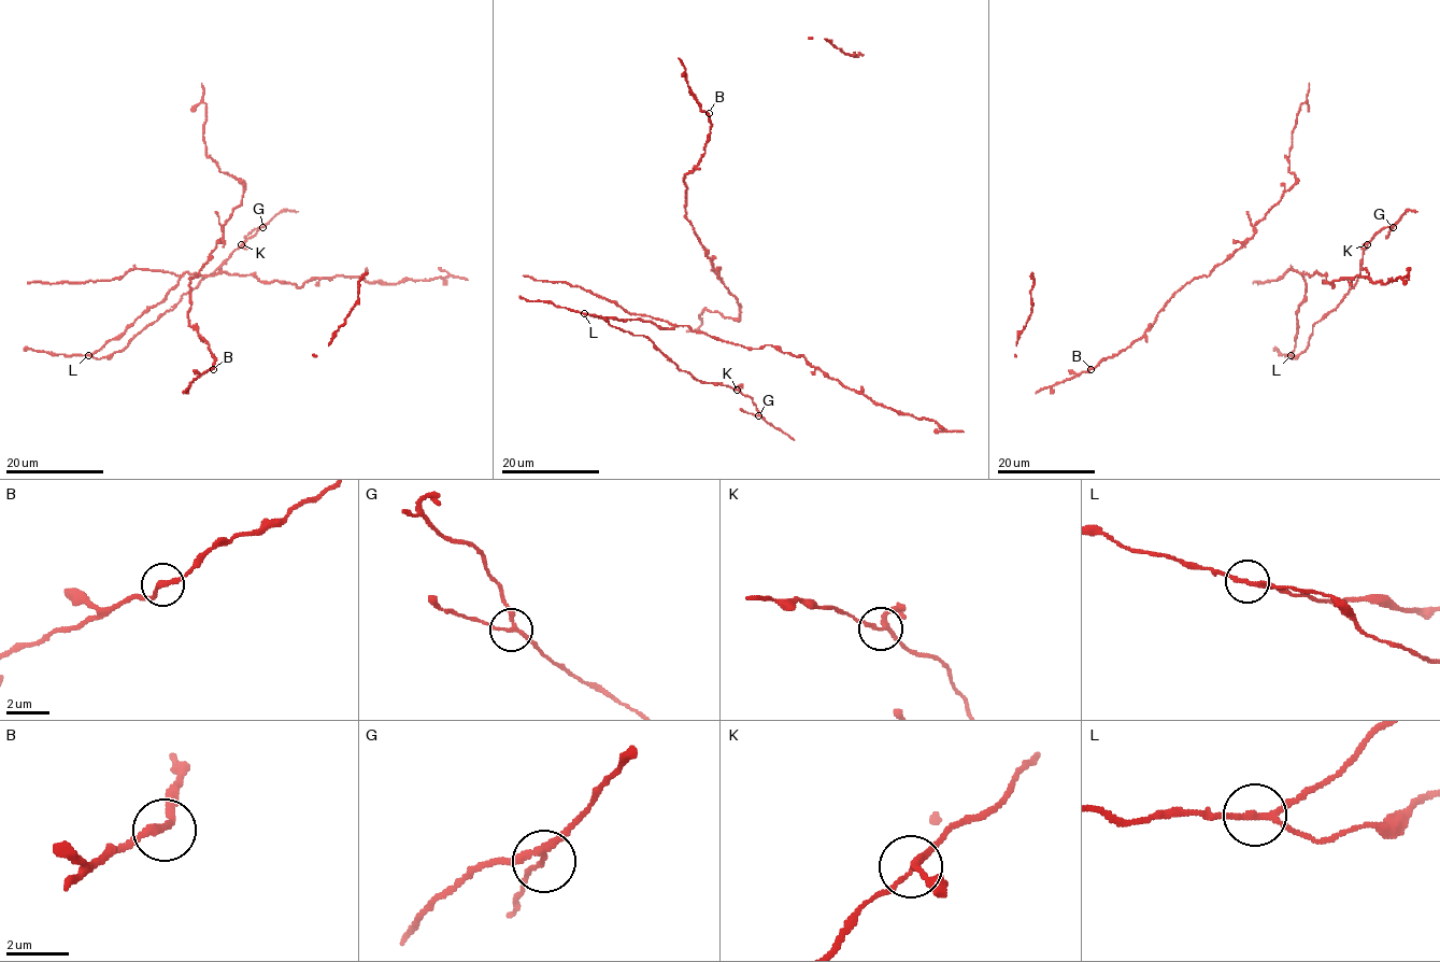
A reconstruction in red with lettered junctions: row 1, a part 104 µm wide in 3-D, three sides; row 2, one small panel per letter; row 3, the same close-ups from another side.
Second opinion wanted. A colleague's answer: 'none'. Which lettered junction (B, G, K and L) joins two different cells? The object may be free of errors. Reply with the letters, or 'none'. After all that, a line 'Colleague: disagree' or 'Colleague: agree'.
L
Colleague: disagree

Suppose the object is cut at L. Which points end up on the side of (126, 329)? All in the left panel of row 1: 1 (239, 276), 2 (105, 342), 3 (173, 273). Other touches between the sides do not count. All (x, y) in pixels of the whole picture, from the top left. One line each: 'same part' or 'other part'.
1: same part
2: same part
3: same part

